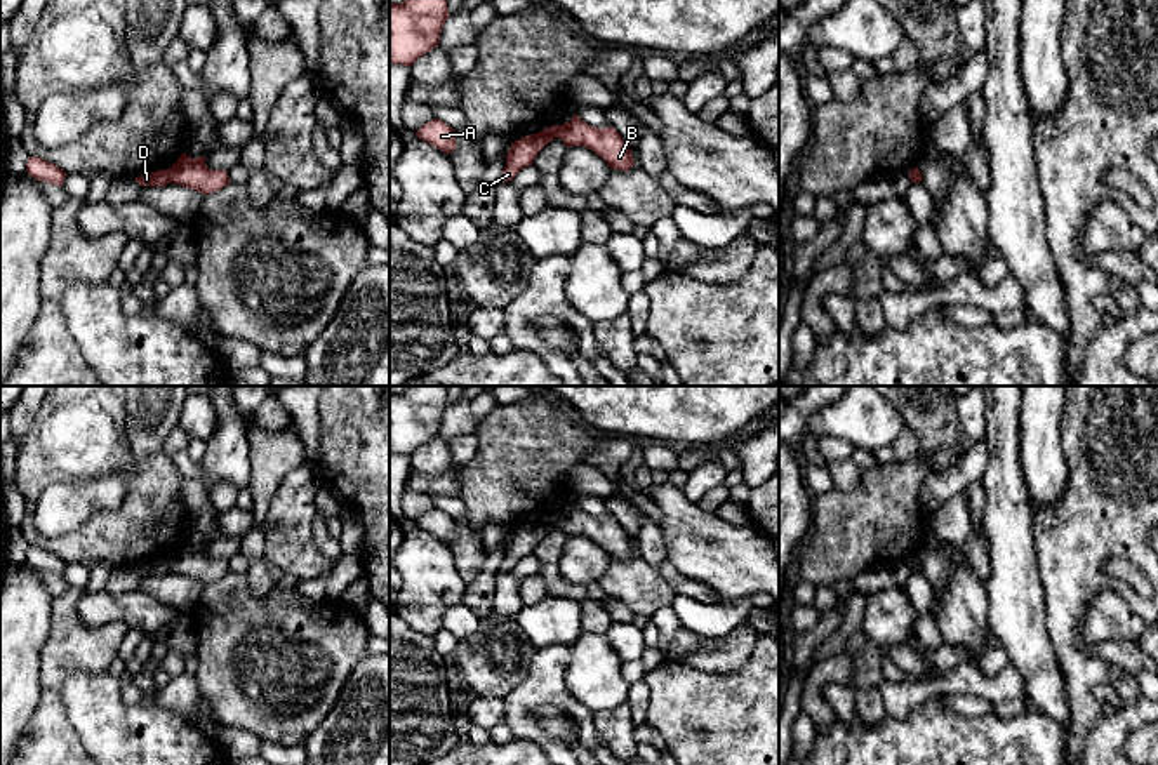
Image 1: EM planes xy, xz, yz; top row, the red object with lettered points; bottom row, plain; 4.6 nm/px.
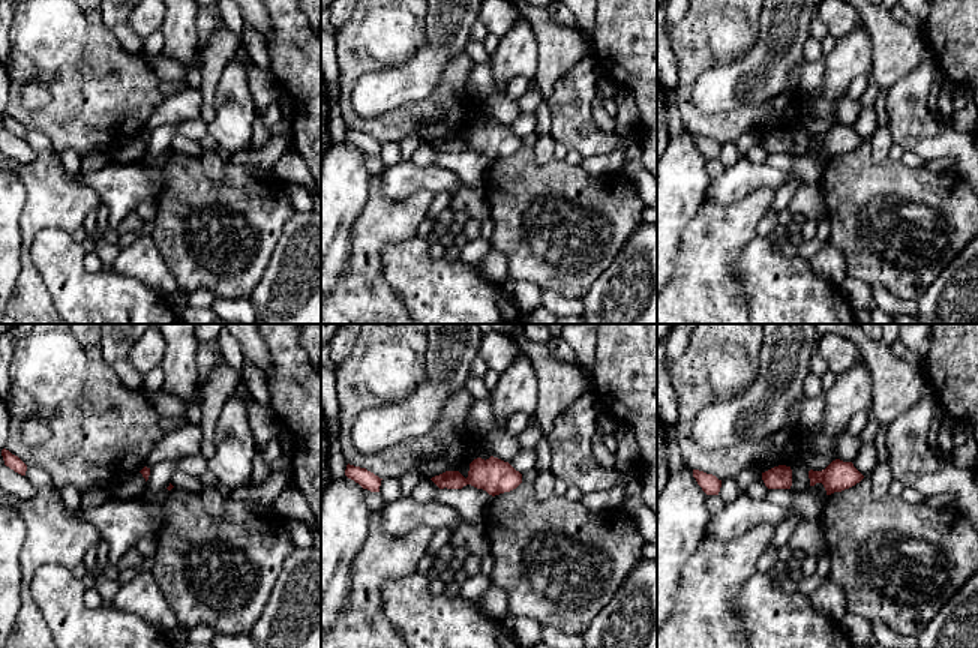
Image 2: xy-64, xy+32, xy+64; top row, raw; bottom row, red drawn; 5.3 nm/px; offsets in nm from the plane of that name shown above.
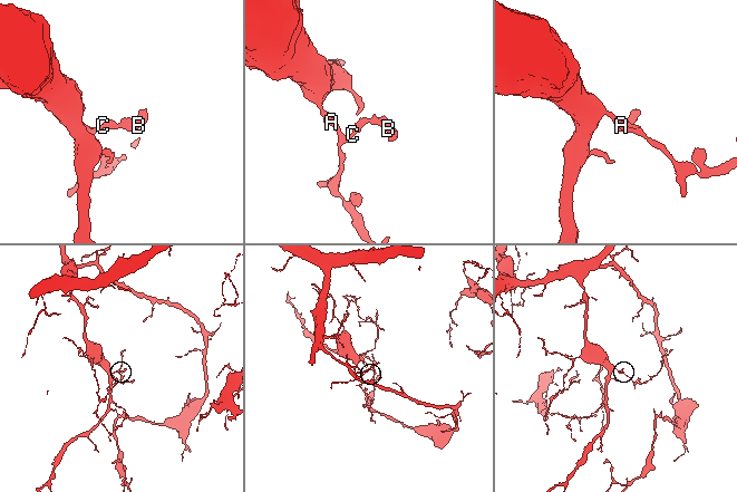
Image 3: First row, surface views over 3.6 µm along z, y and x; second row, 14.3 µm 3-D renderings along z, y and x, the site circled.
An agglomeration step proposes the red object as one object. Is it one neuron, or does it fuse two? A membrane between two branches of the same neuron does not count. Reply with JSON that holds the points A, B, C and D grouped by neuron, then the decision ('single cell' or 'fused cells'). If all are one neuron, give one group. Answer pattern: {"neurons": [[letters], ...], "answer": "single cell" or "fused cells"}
{"neurons": [["A", "C", "D"], ["B"]], "answer": "fused cells"}

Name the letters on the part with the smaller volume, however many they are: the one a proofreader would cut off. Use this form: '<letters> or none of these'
B

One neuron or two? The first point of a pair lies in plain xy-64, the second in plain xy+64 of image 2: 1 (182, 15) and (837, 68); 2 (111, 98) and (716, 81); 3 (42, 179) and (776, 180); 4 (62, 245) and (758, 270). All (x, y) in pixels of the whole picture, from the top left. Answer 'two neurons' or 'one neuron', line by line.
1: one neuron
2: two neurons
3: two neurons
4: one neuron

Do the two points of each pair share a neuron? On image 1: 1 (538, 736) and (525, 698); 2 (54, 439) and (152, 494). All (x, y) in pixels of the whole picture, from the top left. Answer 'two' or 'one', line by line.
1: one
2: one

